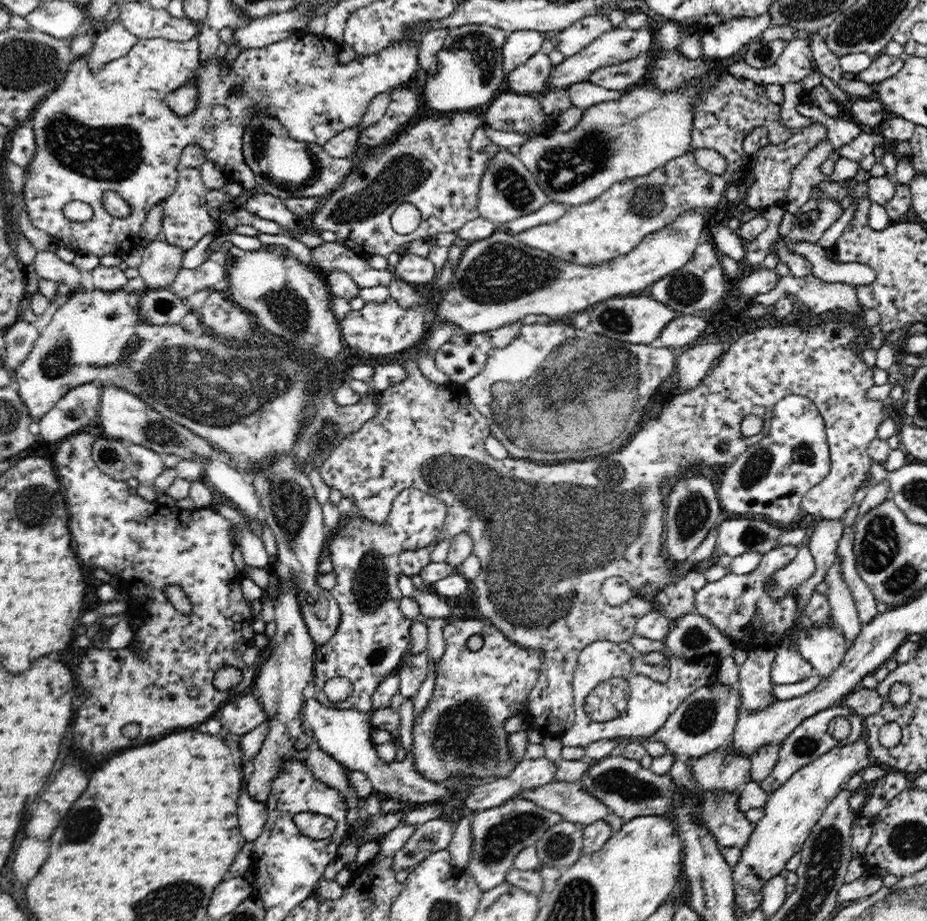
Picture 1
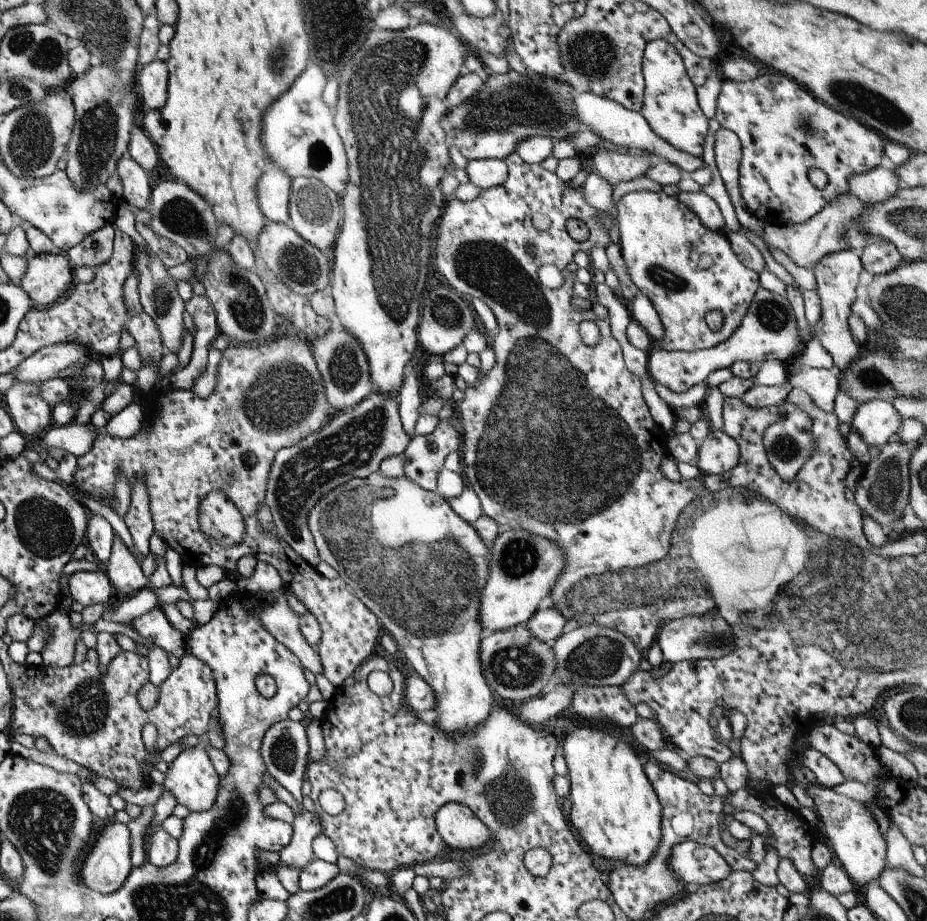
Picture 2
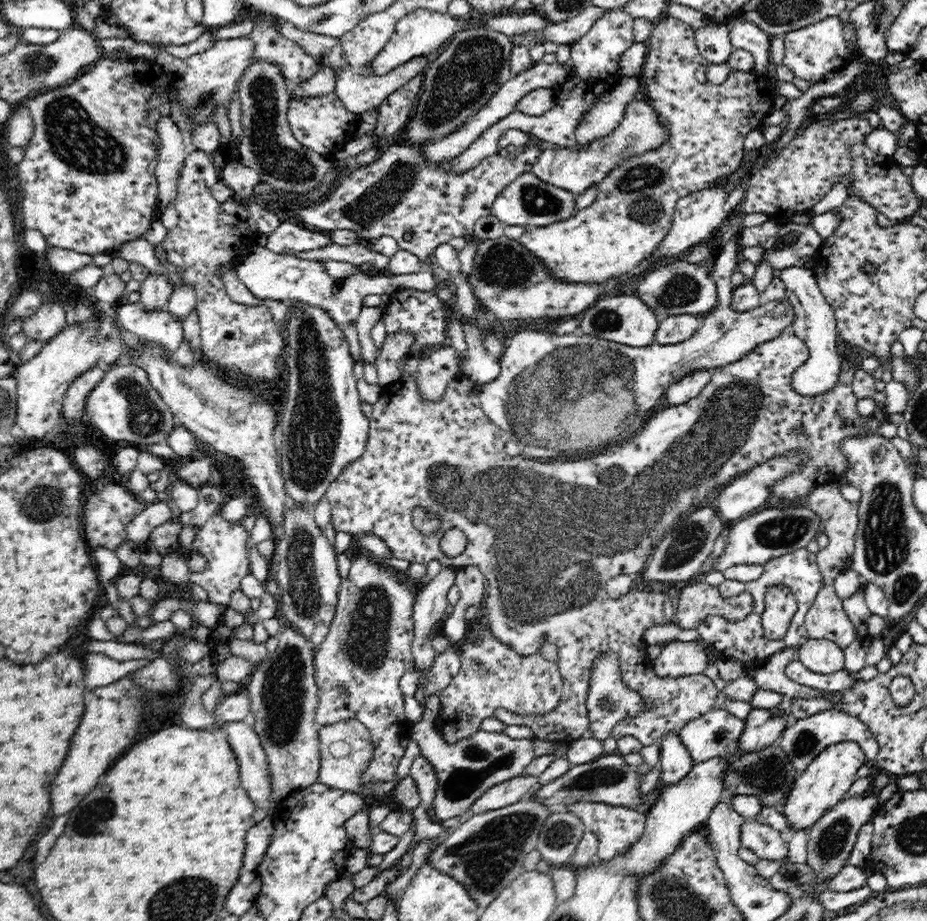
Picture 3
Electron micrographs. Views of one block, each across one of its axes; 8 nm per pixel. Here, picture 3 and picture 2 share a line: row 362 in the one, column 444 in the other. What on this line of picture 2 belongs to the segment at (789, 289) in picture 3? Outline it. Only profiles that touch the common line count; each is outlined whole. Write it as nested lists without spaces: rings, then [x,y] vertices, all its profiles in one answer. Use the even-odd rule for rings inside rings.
[[[443,804],[434,814],[435,828],[443,842],[455,850],[473,850],[489,840],[489,830],[463,804]]]

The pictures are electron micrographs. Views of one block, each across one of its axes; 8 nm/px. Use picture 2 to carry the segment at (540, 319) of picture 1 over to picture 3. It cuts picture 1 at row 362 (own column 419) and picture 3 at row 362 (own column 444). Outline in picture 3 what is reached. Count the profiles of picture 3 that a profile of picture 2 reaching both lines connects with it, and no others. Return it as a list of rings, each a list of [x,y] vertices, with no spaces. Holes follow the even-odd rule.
[[[450,346],[435,349],[430,357],[419,360],[416,374],[418,395],[430,403],[439,403],[447,384],[458,375],[460,361],[456,350]]]

